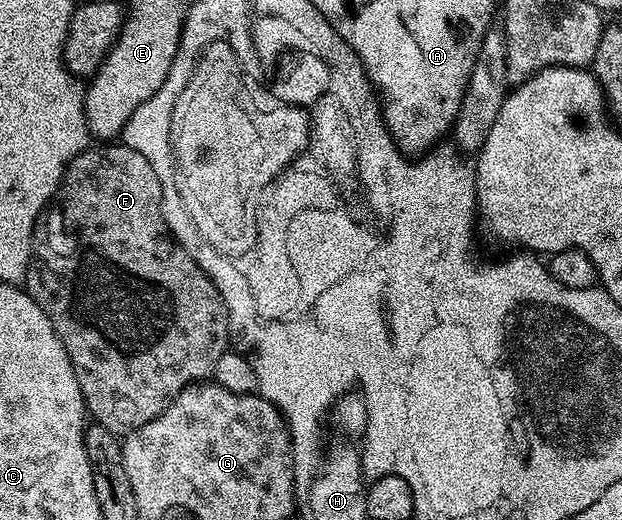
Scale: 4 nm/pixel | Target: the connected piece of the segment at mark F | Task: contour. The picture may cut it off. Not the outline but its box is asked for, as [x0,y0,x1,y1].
[25,142,233,438]

